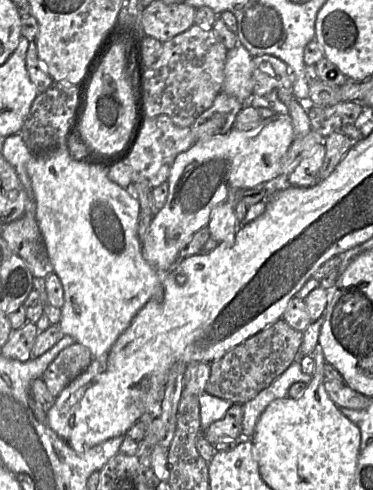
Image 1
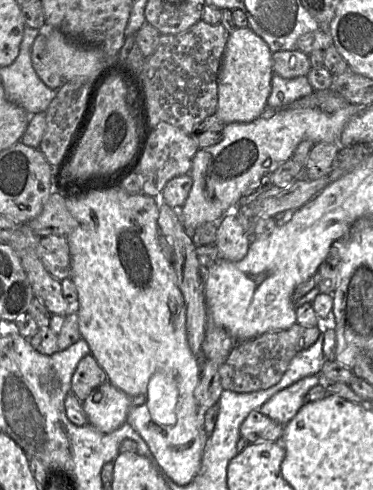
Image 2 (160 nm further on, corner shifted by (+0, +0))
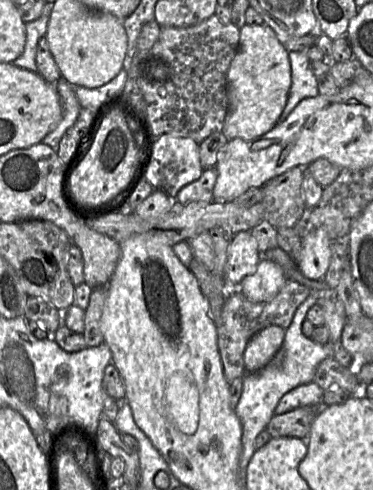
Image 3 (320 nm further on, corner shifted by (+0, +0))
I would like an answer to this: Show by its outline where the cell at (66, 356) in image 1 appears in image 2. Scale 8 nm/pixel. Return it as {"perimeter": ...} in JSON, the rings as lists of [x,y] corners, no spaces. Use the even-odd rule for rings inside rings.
{"perimeter":[[[88,354],[79,361],[75,369],[71,380],[71,393],[84,401],[94,389],[106,381],[107,374],[93,355]]]}

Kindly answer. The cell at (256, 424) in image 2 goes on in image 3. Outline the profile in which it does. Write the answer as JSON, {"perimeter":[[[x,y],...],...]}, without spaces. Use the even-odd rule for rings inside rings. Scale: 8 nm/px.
{"perimeter":[[[319,403],[315,406],[304,406],[280,415],[274,415],[266,430],[272,438],[295,437],[306,439],[311,425],[320,410],[328,405]]]}

